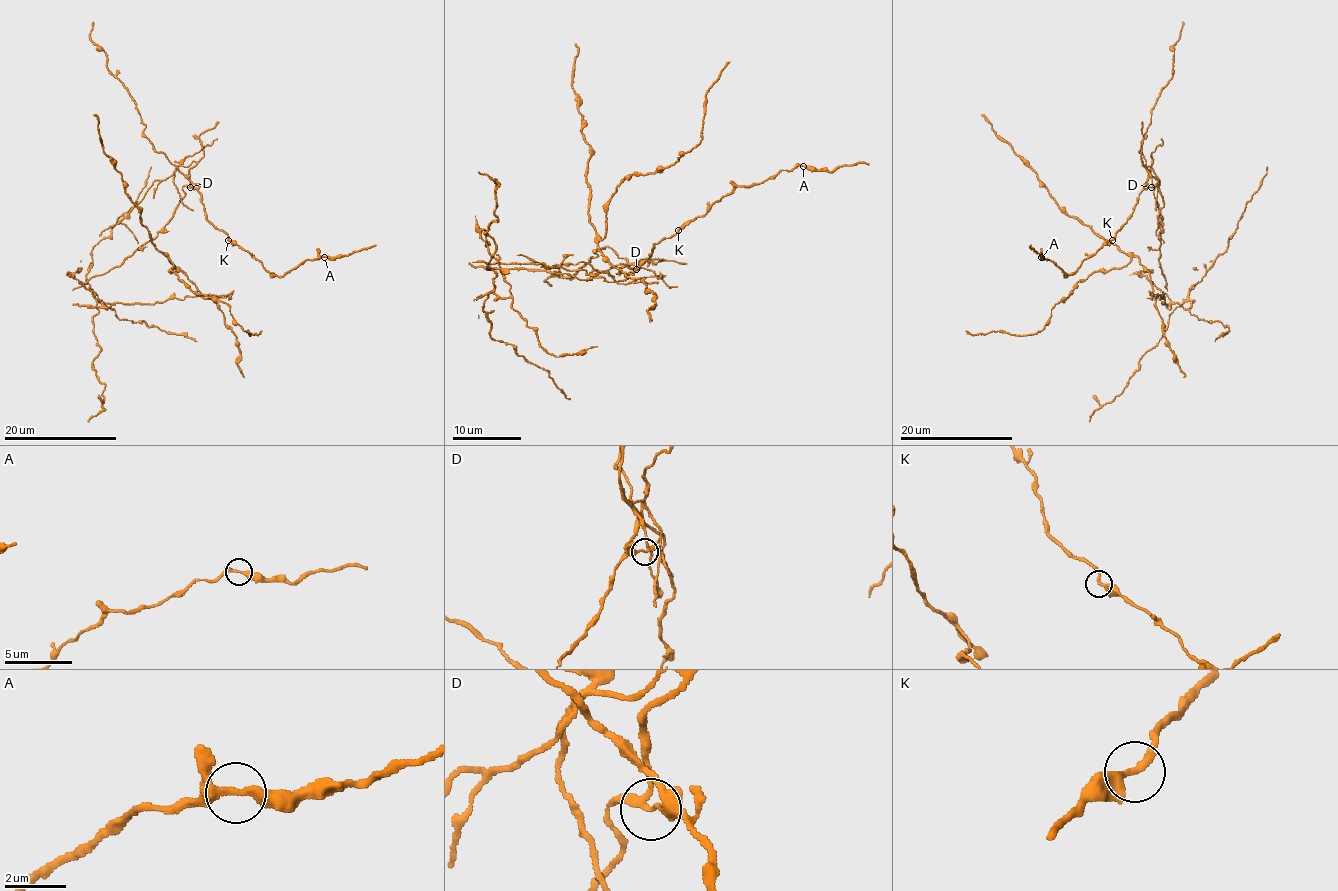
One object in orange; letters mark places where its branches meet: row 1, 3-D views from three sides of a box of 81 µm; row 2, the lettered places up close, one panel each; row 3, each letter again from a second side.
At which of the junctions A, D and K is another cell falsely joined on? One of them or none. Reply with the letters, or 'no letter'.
D

